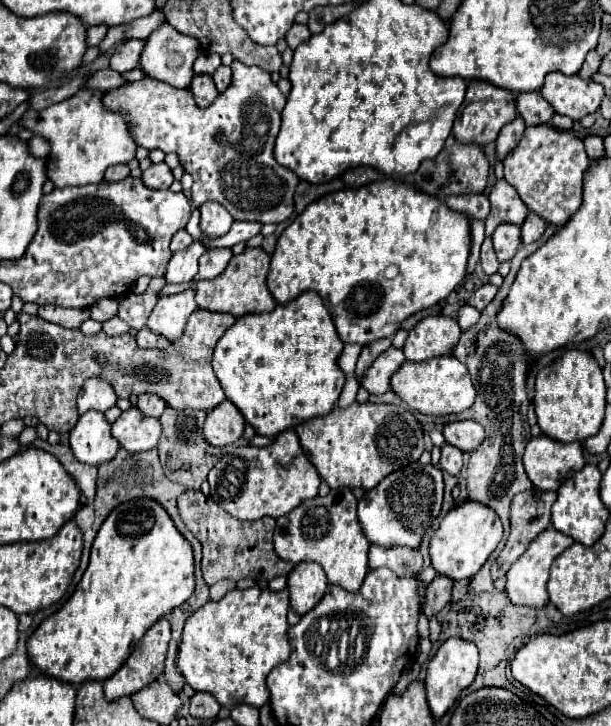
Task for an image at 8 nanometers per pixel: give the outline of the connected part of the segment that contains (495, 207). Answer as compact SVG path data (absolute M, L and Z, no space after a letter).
M499 179L491 193L489 193L489 201L491 201L491 213L485 219L485 235L489 237L491 231L495 231L497 225L501 223L513 223L513 225L521 225L529 213L527 205L519 199L517 191L505 181Z

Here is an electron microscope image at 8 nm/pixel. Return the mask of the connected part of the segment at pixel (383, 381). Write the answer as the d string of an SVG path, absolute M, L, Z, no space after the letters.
M391 345L387 351L383 351L383 353L373 361L373 365L371 365L369 371L365 373L361 385L363 385L369 393L373 393L373 395L381 395L381 393L389 391L389 389L391 389L389 379L391 379L391 375L403 365L403 361L405 361L403 351Z

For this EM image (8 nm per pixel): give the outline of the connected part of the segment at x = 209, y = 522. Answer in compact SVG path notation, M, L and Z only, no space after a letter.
M185 491L183 495L179 495L177 507L179 507L179 515L181 515L185 527L203 545L201 571L203 571L205 583L213 585L221 579L239 581L243 577L251 577L255 581L259 581L259 579L271 581L279 575L289 575L293 565L279 559L273 549L275 519L259 519L255 523L243 523L243 521L227 515L227 511L223 511L223 507L213 503L201 491Z

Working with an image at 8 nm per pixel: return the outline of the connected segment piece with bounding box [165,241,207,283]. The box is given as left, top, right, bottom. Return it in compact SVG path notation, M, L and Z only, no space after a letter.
M193 243L187 249L175 253L167 265L167 273L165 273L165 281L167 283L189 283L195 275L197 275L197 263L199 257L205 253L207 249L201 243Z

